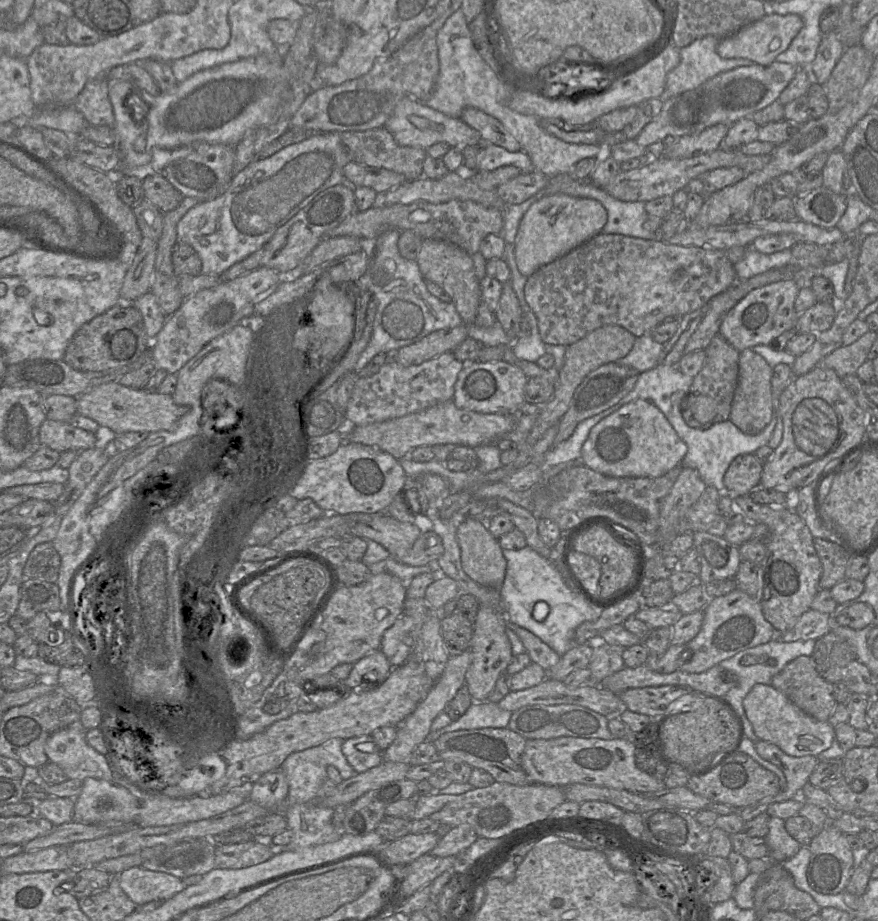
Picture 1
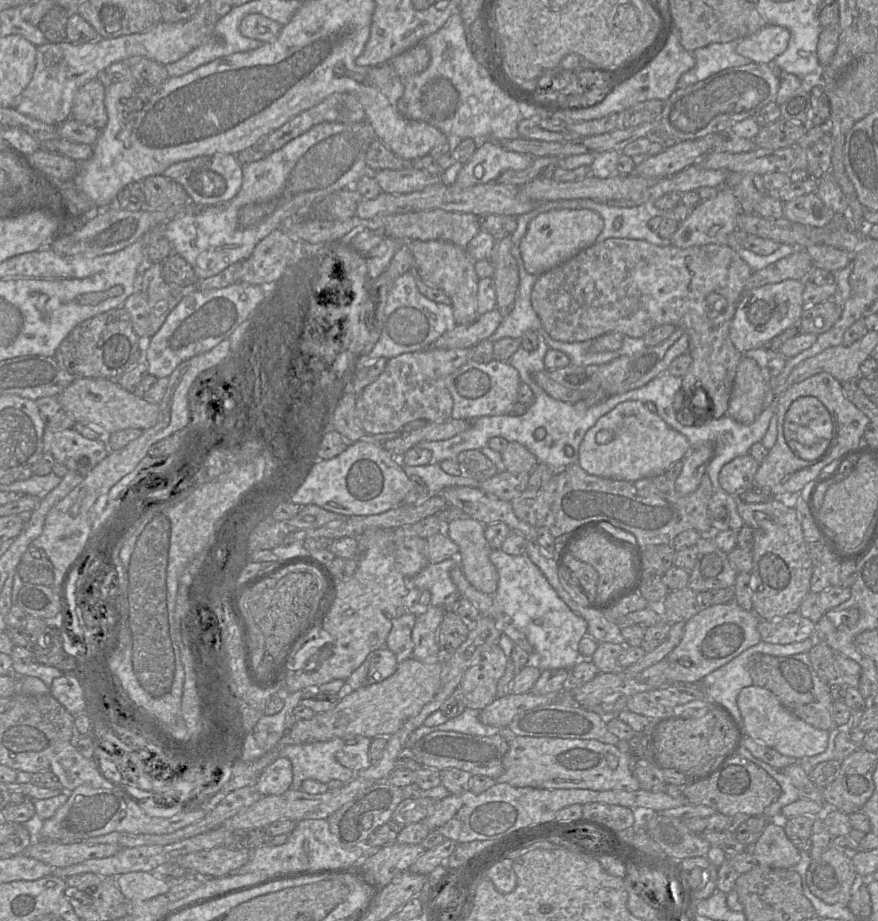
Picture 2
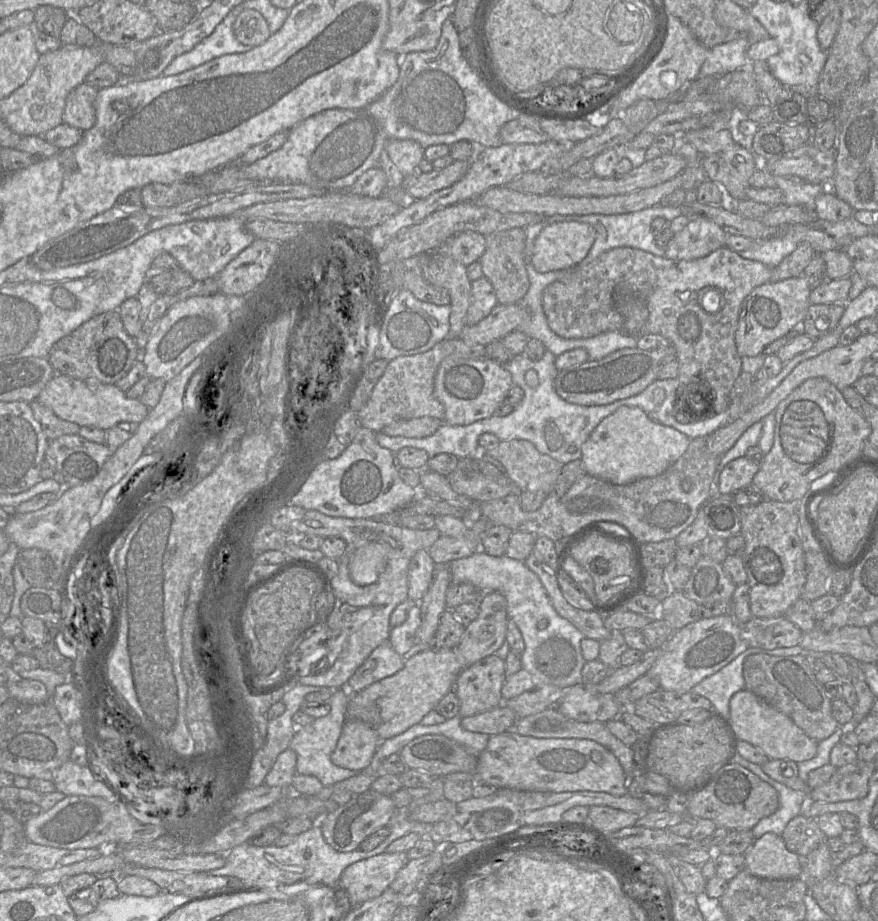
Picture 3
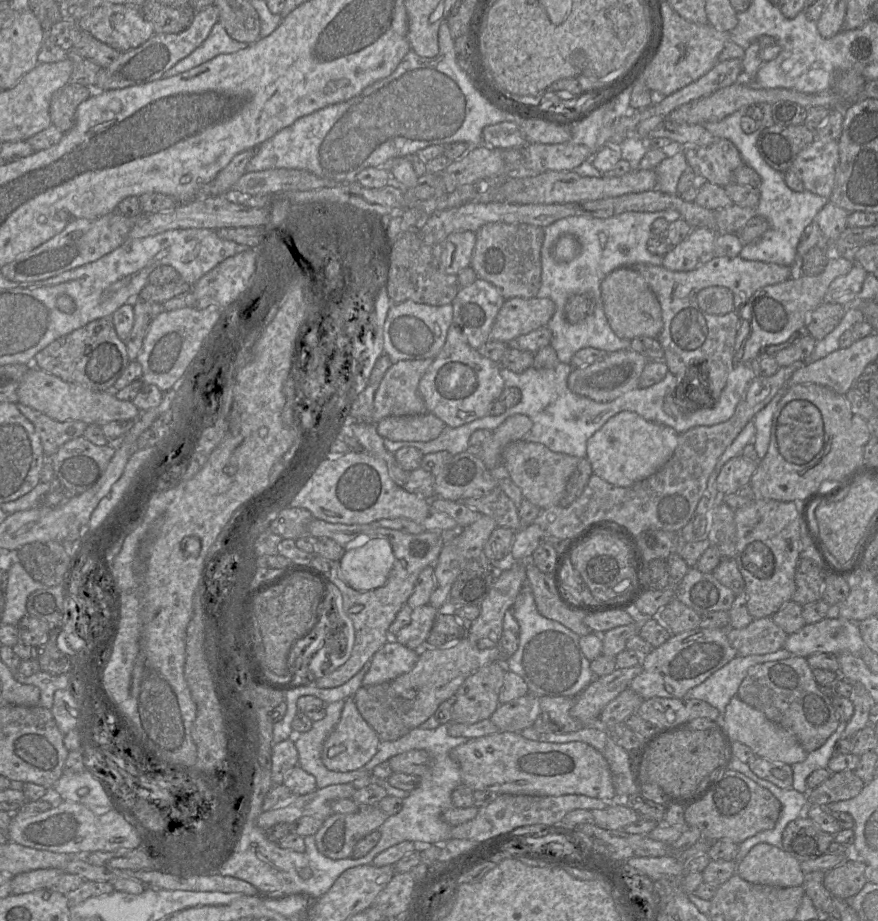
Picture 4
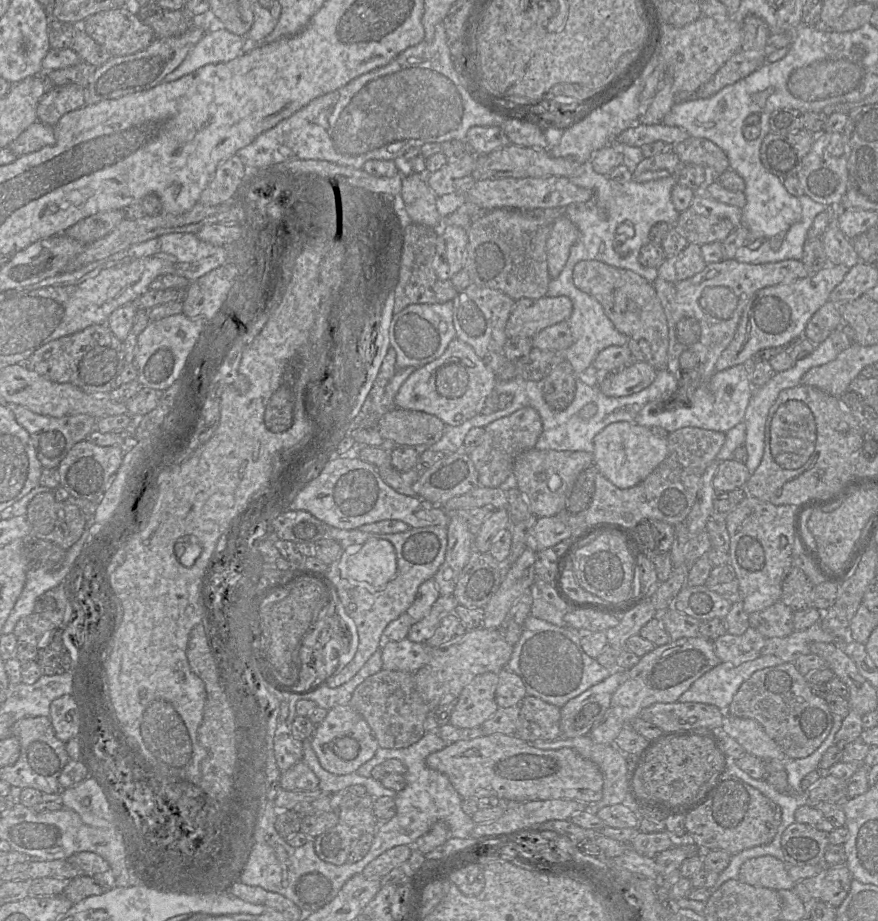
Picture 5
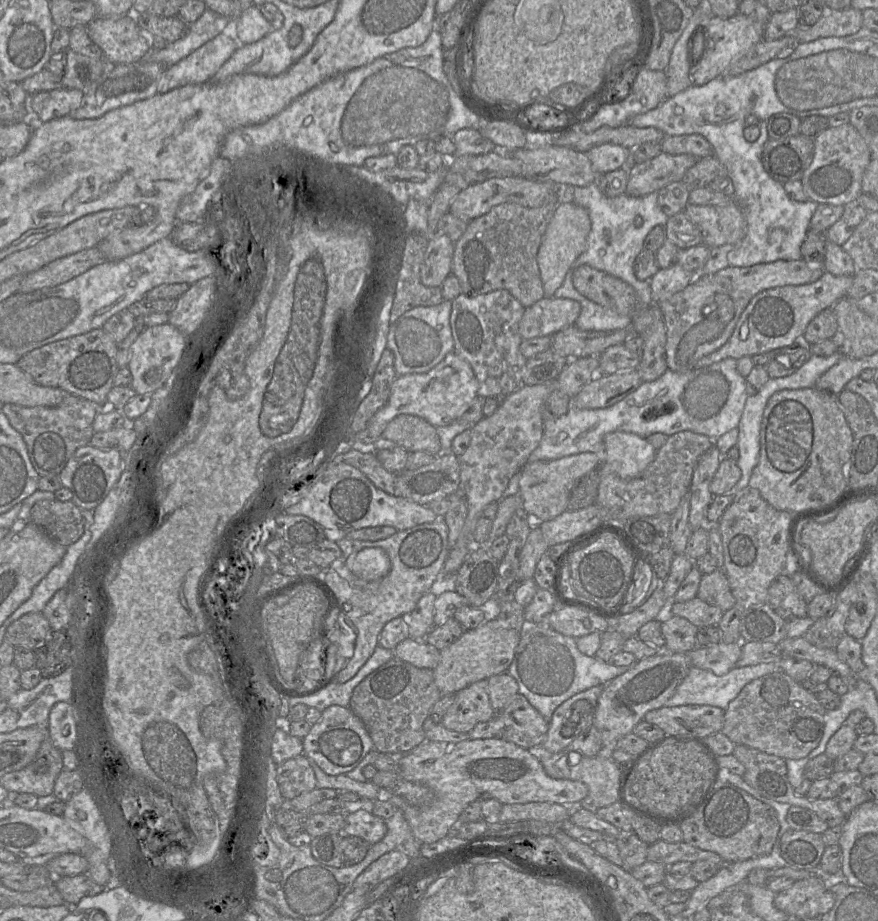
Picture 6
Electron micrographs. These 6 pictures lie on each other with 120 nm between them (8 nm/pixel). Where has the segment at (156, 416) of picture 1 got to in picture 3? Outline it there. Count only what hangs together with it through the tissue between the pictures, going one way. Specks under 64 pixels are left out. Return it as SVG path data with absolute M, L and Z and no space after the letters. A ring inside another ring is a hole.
M55 374L36 400L63 420L76 423L80 427L95 427L104 431L121 422L139 424L150 410L139 399L128 398L115 384L85 382L64 374Z

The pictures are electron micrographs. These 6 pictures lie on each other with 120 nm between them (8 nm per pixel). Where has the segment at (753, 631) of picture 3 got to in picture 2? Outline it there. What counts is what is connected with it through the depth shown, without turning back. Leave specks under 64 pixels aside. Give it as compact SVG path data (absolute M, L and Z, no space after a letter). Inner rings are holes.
M796 611L778 619L760 619L757 630L764 642L790 644L814 637L816 624Z

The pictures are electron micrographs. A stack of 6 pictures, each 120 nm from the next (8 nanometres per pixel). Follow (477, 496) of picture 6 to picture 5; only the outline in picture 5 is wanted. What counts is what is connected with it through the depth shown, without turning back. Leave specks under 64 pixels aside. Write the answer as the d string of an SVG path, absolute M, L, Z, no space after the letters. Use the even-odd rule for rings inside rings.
M532 407L521 408L485 426L484 435L479 445L470 452L466 452L478 473L479 486L500 487L512 473L515 457L521 452L535 448L541 432L541 418Z

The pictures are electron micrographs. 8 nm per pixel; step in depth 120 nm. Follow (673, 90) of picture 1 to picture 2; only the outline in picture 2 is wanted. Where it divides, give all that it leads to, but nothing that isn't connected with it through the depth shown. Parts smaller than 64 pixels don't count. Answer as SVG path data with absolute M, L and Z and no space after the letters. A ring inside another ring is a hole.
M739 41L712 43L694 50L695 66L679 78L677 88L688 87L725 69L752 63L749 58L737 54Z

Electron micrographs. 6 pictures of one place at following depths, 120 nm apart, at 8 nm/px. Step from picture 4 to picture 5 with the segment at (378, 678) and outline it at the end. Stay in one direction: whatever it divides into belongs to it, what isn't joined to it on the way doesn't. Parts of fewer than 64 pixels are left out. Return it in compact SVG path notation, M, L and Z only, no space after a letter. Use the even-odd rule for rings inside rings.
M409 639L383 642L381 648L382 669L414 674L426 663L428 649L423 643Z

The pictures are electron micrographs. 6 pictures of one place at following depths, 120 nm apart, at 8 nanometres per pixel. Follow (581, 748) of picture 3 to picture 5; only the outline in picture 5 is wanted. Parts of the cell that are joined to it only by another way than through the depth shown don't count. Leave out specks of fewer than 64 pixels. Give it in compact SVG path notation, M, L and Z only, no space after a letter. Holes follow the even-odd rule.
M501 733L448 744L426 758L429 768L445 774L461 798L496 796L501 801L567 799L595 804L603 796L599 767L571 748L543 750Z

